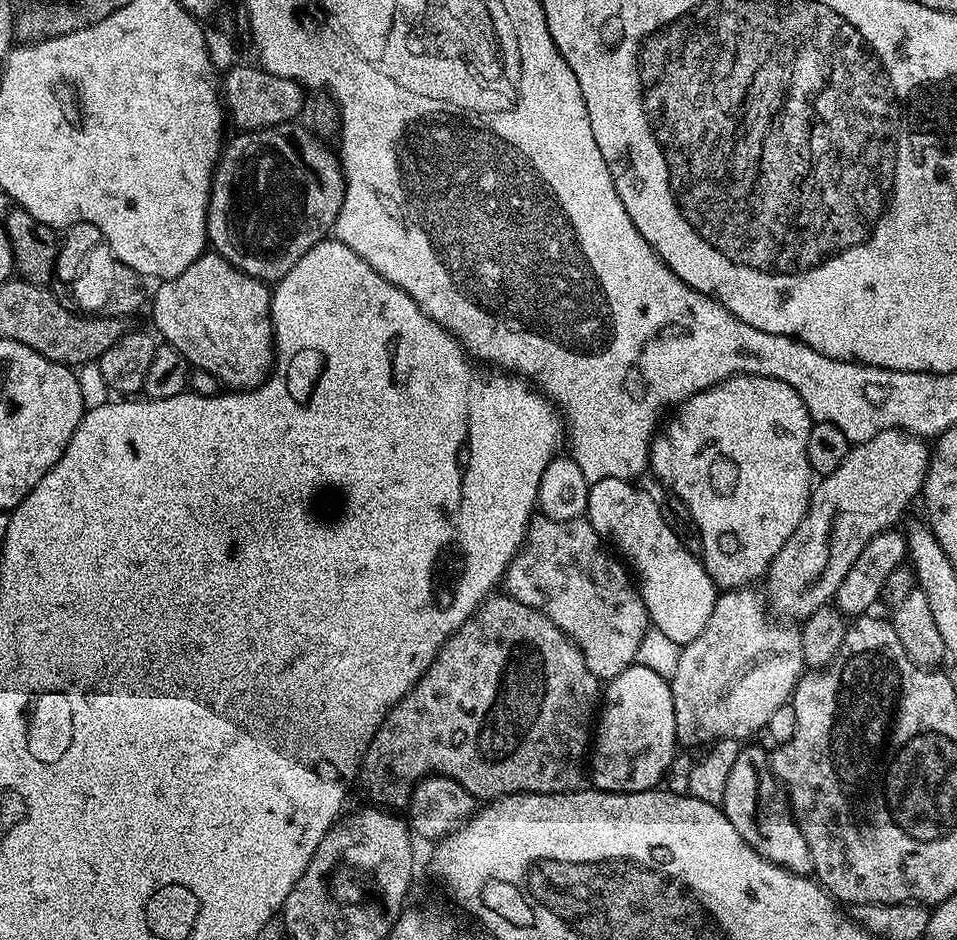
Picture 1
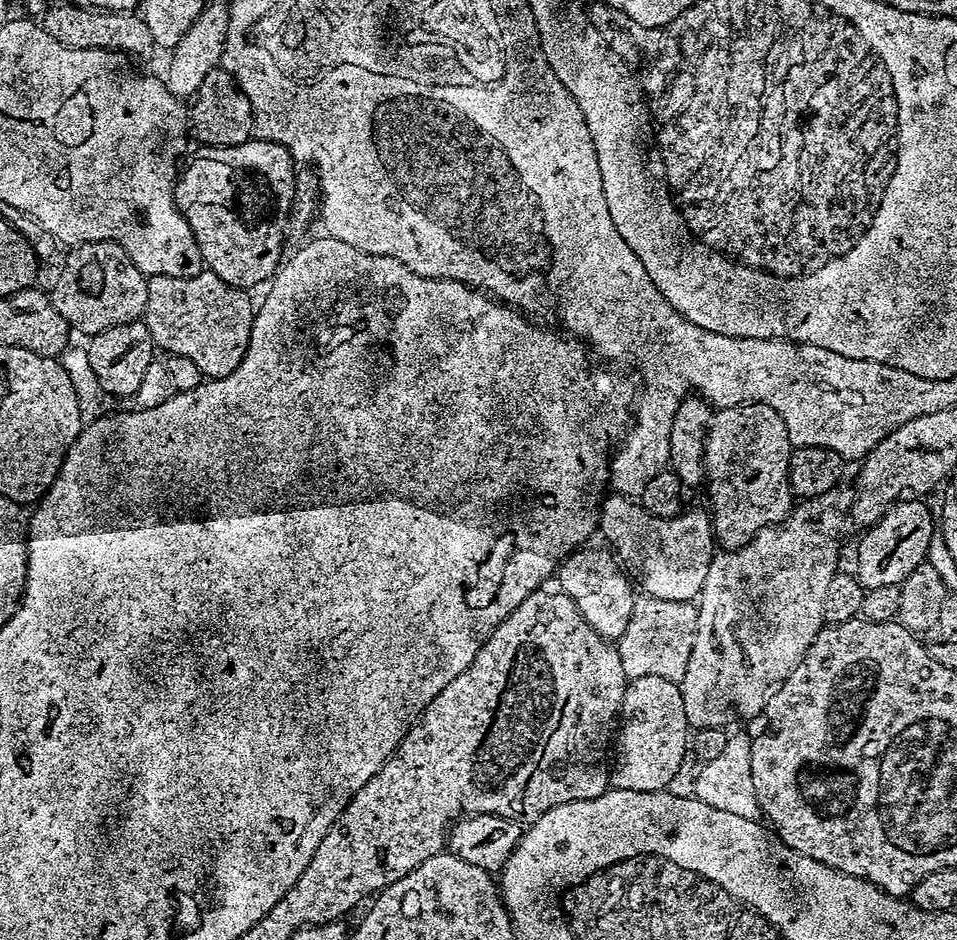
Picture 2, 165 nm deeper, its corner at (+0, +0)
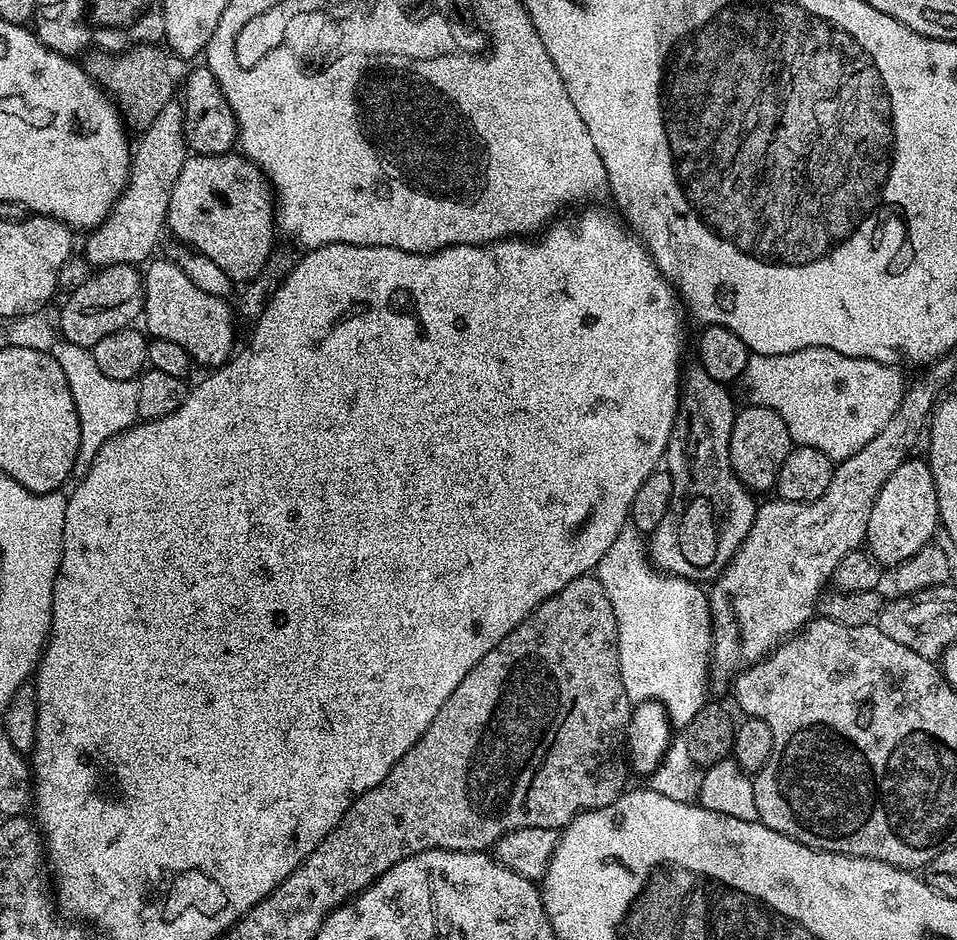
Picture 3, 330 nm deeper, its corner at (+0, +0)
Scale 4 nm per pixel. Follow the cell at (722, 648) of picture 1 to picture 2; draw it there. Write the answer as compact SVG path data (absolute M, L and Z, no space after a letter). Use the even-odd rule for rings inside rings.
M843 487L831 488L826 494L804 498L793 507L788 517L780 524L774 524L770 528L763 528L758 535L746 546L731 550L720 550L715 553L710 562L710 570L706 570L706 582L702 582L702 590L698 597L698 611L696 614L696 637L694 646L690 650L690 662L686 666L684 679L679 681L682 702L686 710L686 718L693 729L697 728L724 728L727 720L731 718L732 711L740 716L756 716L767 709L770 698L778 694L782 682L802 662L806 650L810 650L812 643L816 641L816 635L825 627L822 609L826 598L826 589L830 587L830 578L834 578L840 564L840 531L844 528L844 511L849 511L850 504L840 500L844 496Z

